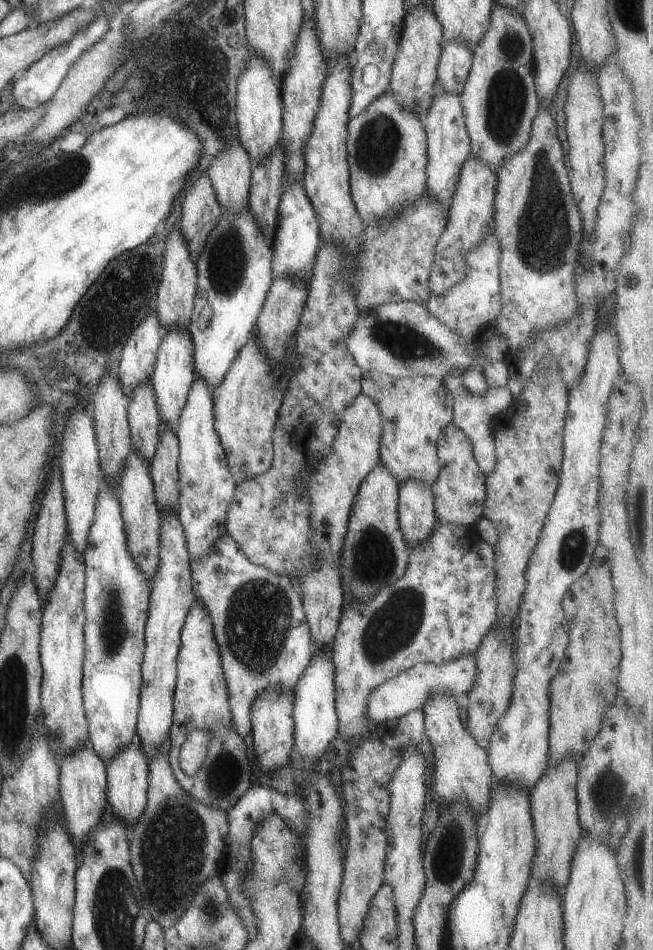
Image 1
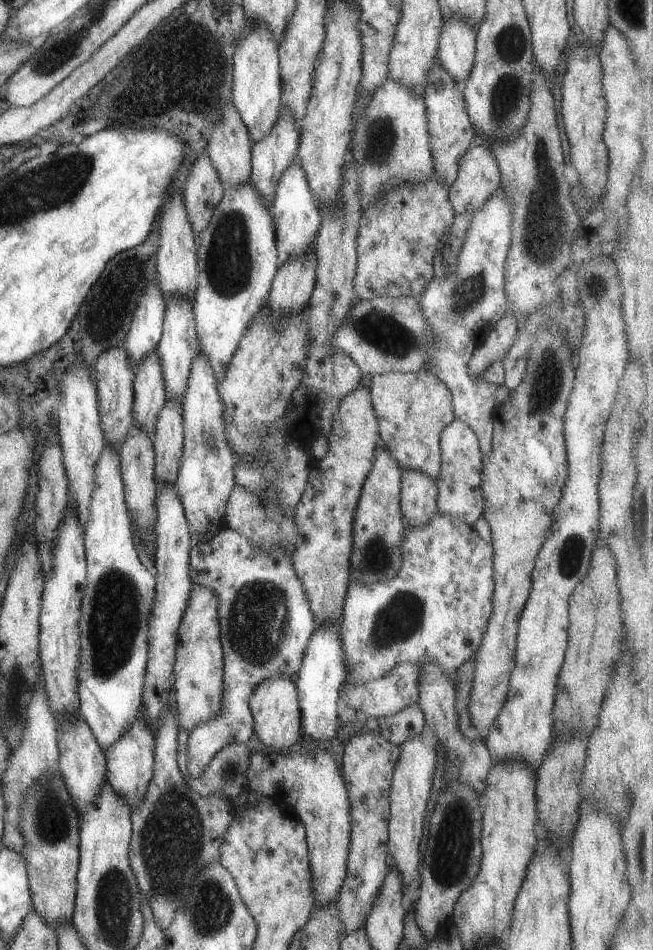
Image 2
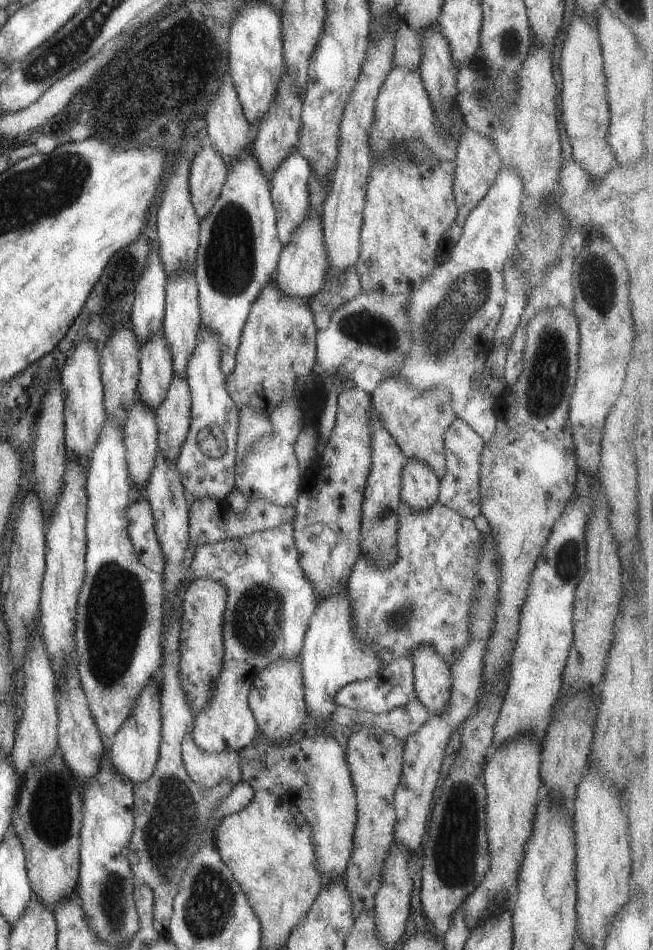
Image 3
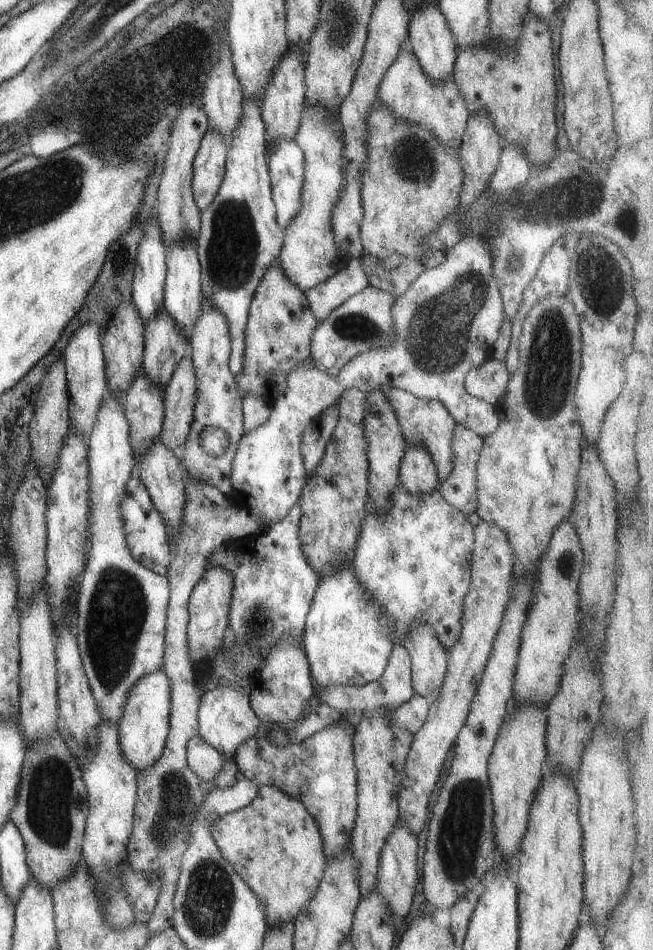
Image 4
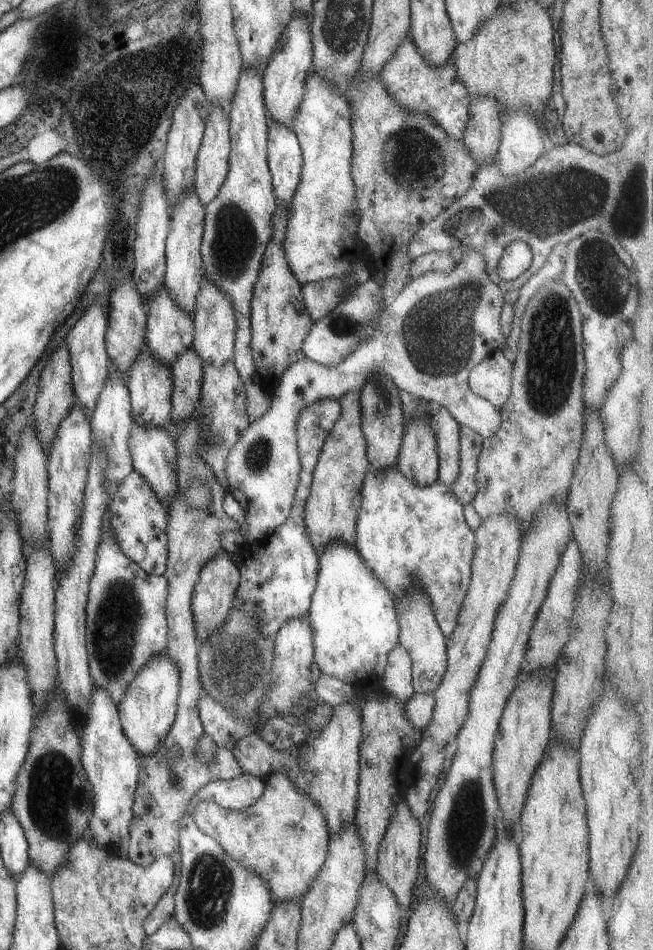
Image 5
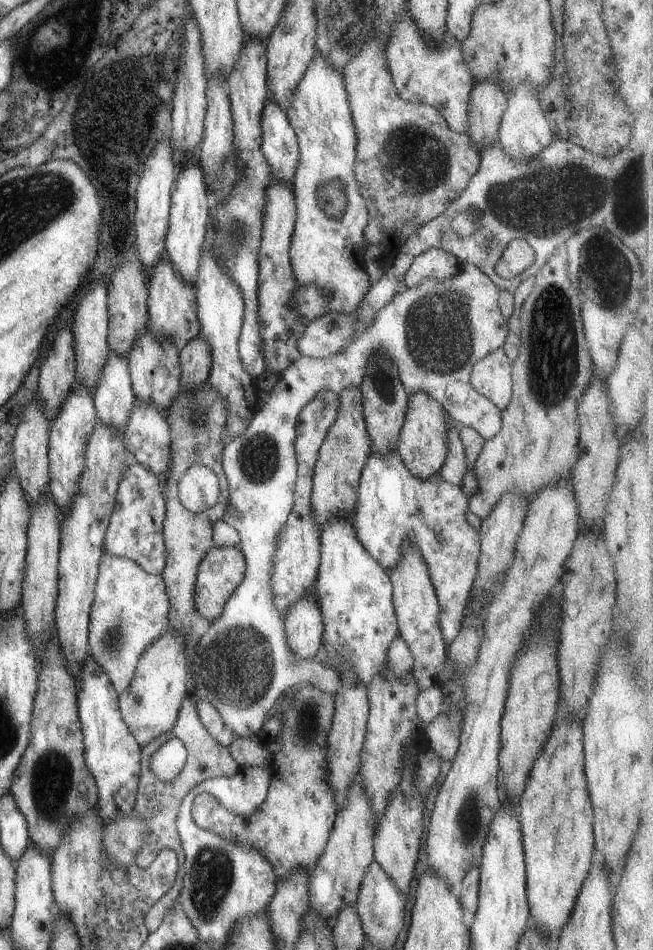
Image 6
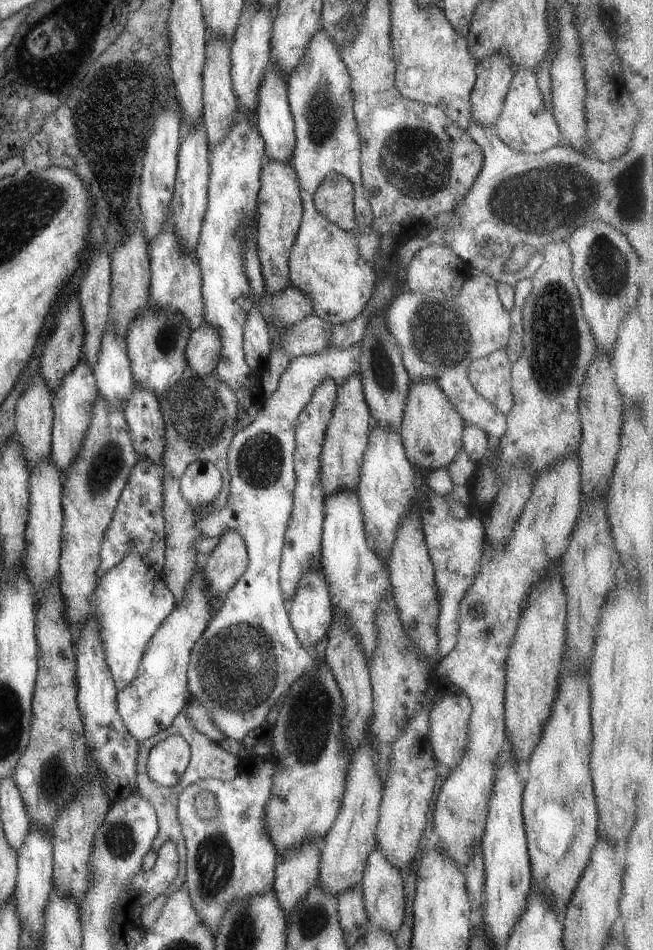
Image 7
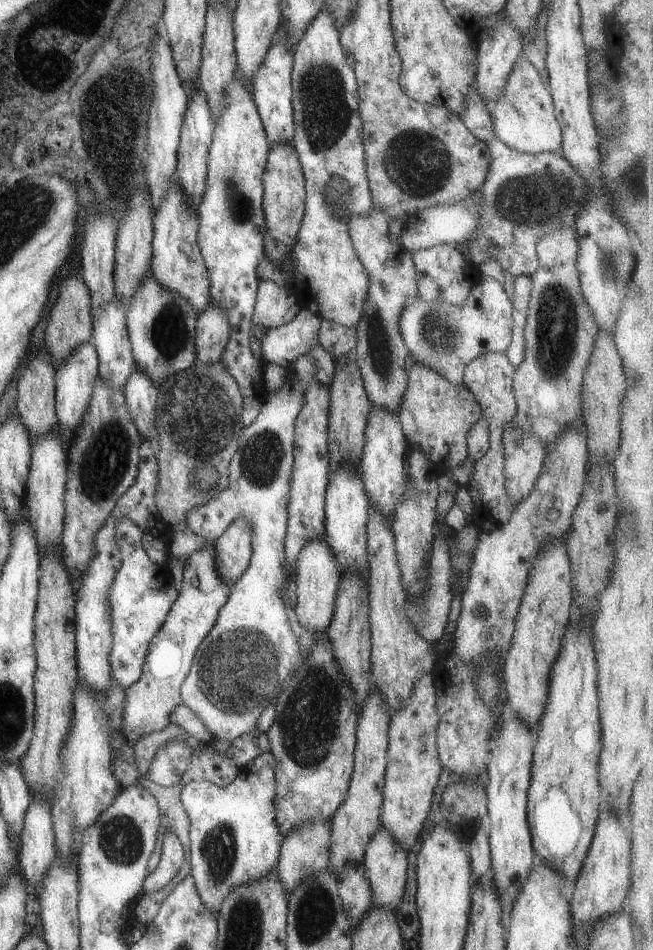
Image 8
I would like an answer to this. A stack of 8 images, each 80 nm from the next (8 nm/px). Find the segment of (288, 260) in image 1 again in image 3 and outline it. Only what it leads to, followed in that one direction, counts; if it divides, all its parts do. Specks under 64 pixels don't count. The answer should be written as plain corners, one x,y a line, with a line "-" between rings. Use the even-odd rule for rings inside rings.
297,150
290,152
273,171
270,181
270,197
275,211
276,231
282,246
291,238
291,233
306,220
310,202
308,199
308,178
310,166

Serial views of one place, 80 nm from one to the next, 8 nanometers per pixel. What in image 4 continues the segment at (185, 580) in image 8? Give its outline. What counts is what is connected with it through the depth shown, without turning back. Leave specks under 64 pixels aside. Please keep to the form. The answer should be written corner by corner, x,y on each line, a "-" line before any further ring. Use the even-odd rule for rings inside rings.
160,667
143,675
128,692
118,720
118,743
120,754
134,768
136,774
150,767
163,750
168,731
170,709
170,682

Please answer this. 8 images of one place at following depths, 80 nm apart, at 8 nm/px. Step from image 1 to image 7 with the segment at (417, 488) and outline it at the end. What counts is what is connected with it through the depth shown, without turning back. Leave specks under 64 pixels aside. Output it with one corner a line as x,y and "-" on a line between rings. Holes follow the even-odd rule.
436,379
418,383
410,382
398,435
405,456
412,466
419,469
437,470
446,467
461,447
464,420
452,408
450,402
436,384

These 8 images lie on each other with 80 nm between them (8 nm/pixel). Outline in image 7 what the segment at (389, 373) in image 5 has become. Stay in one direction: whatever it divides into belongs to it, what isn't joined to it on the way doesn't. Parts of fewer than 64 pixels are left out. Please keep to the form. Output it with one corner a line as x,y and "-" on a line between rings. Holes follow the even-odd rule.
472,271
460,284
460,289
443,292
435,289
426,293
405,291
391,301
382,314
384,328
400,350
401,364
409,382
418,383
426,379
436,379
436,384
450,402
465,425
473,425
483,431
491,442
497,442
506,427
506,416
500,413
485,397
478,395
468,379
468,366
476,358
491,351
503,349
507,344
510,314
503,308
496,292
496,280
485,273
-
357,341
343,348
329,347
314,355
291,357
278,378
275,390
264,399
263,406
245,428
238,430
229,441
226,465
230,474
228,499
221,510
210,511
206,517
196,514
196,527
203,537
217,537
227,529
233,529
246,546
247,566
238,581
227,591
225,598
208,620
207,626
190,650
186,670
187,700
197,699
210,712
213,724
226,739
241,741
242,738
264,725
270,719
269,711
277,698
307,673
316,669
316,658
305,650
297,640
283,607
279,590
279,565
283,533
292,509
292,490
295,486
294,426
299,411
309,402
312,390
330,378
338,385
344,378
357,375
360,366
362,344

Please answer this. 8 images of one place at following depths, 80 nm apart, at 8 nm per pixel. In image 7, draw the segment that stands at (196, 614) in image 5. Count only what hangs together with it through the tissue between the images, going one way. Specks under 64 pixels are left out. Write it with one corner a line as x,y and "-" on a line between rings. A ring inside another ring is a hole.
233,529
218,536
217,544
202,556
202,582
210,608
217,610
227,591
238,581
247,566
246,546

